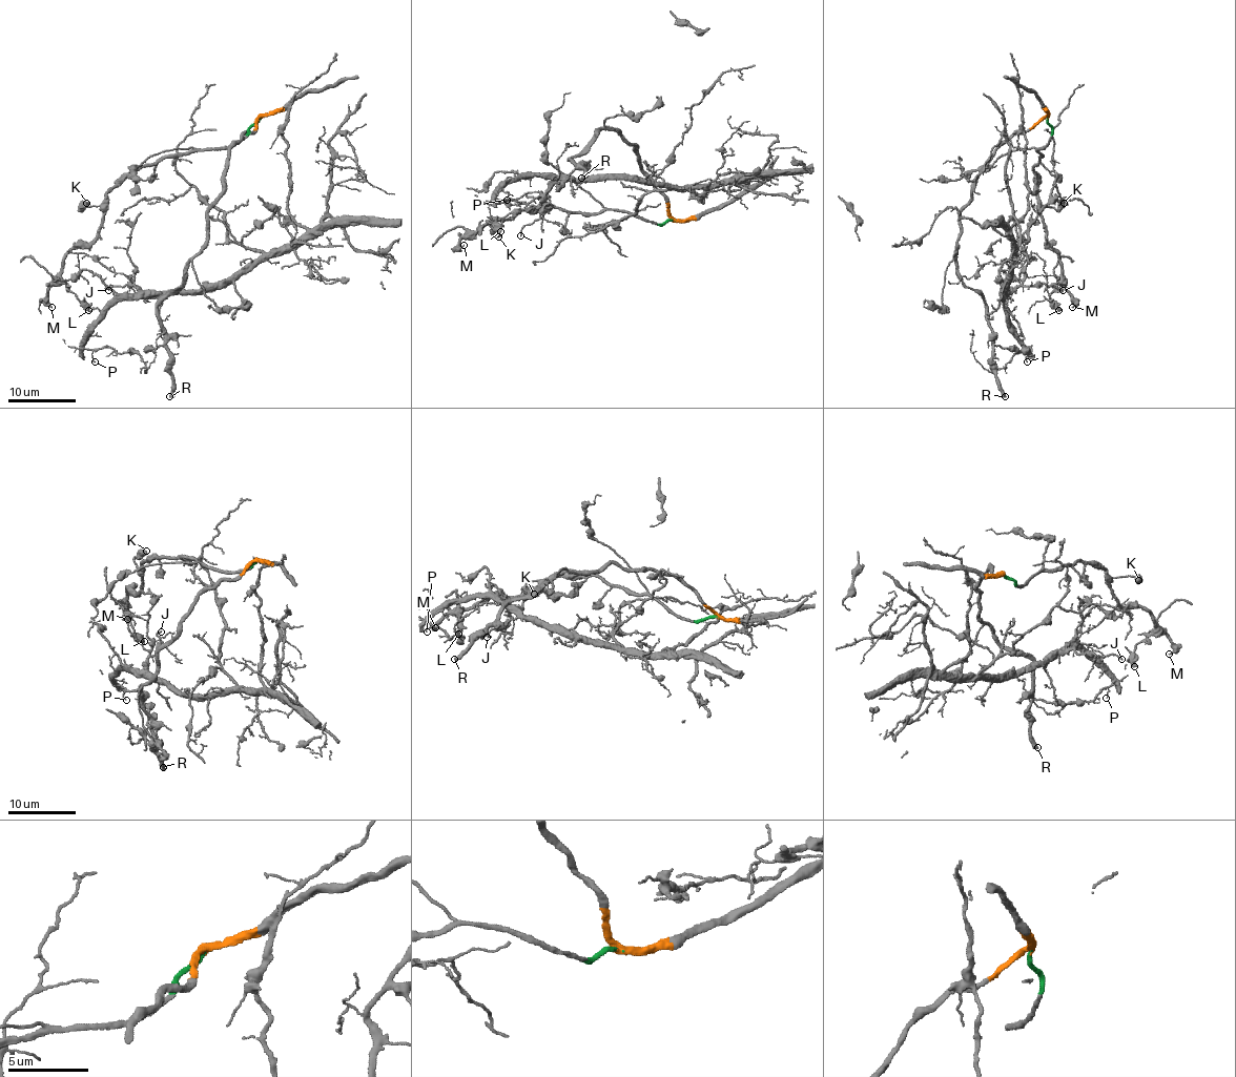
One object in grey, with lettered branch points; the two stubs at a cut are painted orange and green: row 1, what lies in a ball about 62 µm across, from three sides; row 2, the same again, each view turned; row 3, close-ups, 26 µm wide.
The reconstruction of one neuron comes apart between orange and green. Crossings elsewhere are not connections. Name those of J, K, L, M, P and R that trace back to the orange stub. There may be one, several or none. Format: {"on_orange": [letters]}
{"on_orange": ["J", "P", "R"]}

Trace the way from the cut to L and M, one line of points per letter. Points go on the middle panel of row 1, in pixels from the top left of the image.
L: (674, 221), (646, 222), (616, 210), (521, 208), (512, 216), (490, 219), (473, 234), (487, 222), (500, 232)
M: (674, 221), (646, 222), (616, 210), (519, 210), (512, 216), (490, 219), (475, 234), (467, 234), (464, 244)

